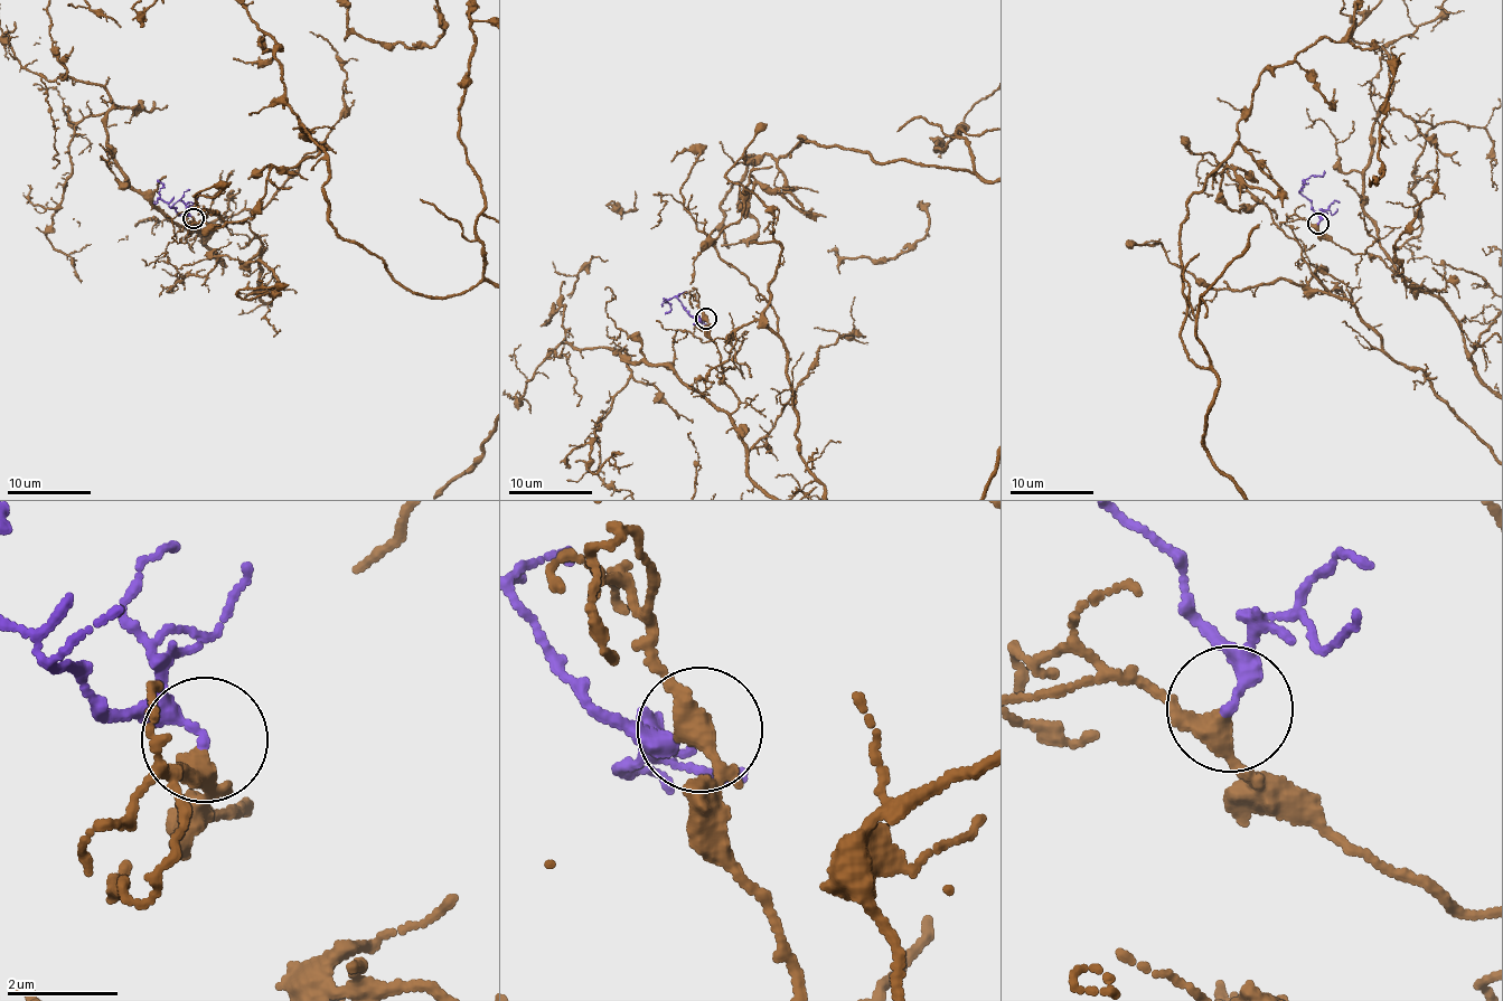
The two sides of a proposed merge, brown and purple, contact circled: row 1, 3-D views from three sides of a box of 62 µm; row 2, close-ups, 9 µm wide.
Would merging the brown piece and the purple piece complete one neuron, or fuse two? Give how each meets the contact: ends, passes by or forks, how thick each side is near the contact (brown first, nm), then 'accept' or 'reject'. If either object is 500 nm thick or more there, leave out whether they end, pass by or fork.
brown passes by; purple passes by; 320 nm thick on the brown side, 180 nm on the other; reject

